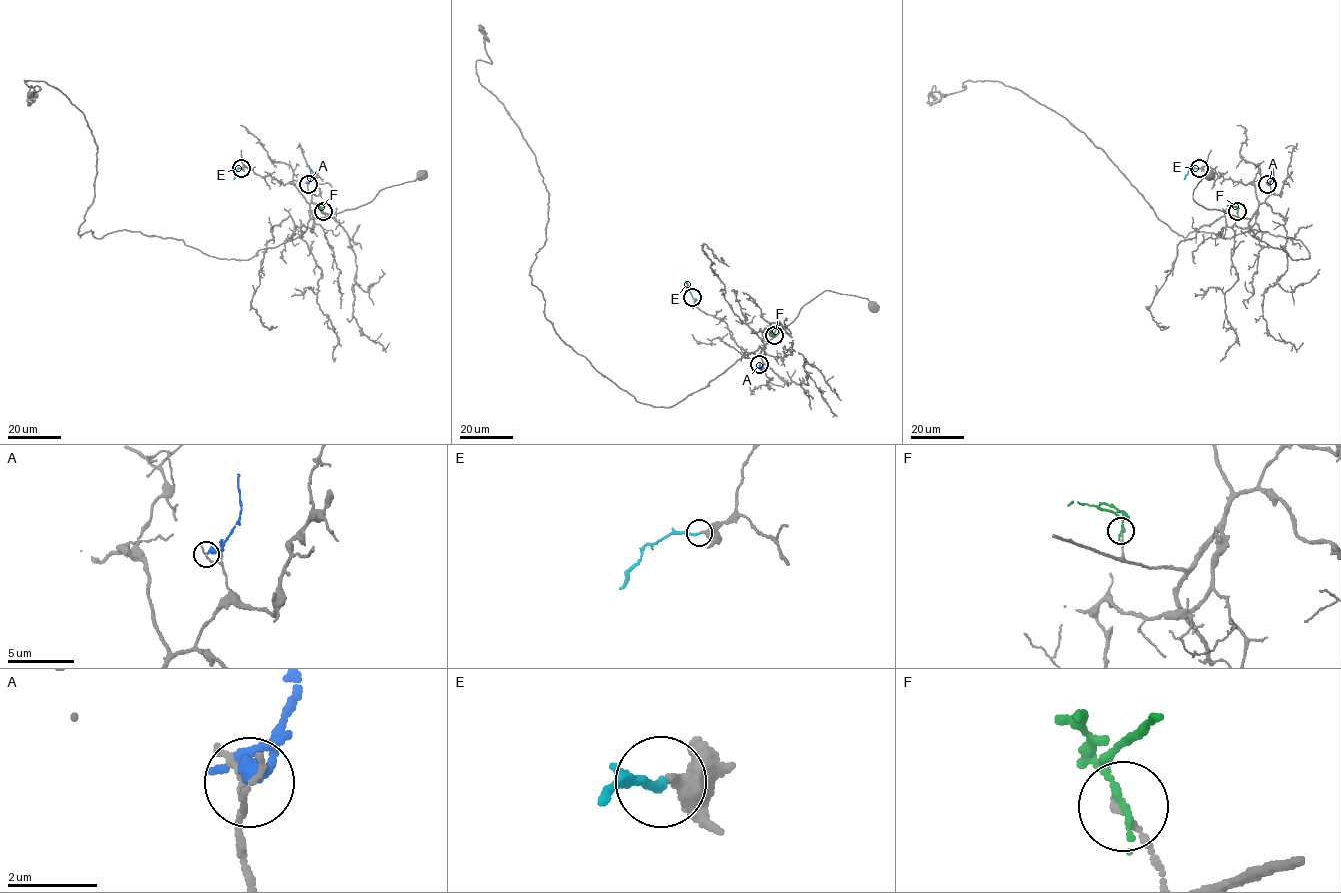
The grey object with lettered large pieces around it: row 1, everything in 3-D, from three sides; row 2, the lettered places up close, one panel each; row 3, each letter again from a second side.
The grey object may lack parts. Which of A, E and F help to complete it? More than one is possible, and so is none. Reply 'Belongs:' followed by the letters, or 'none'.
Belongs: E

